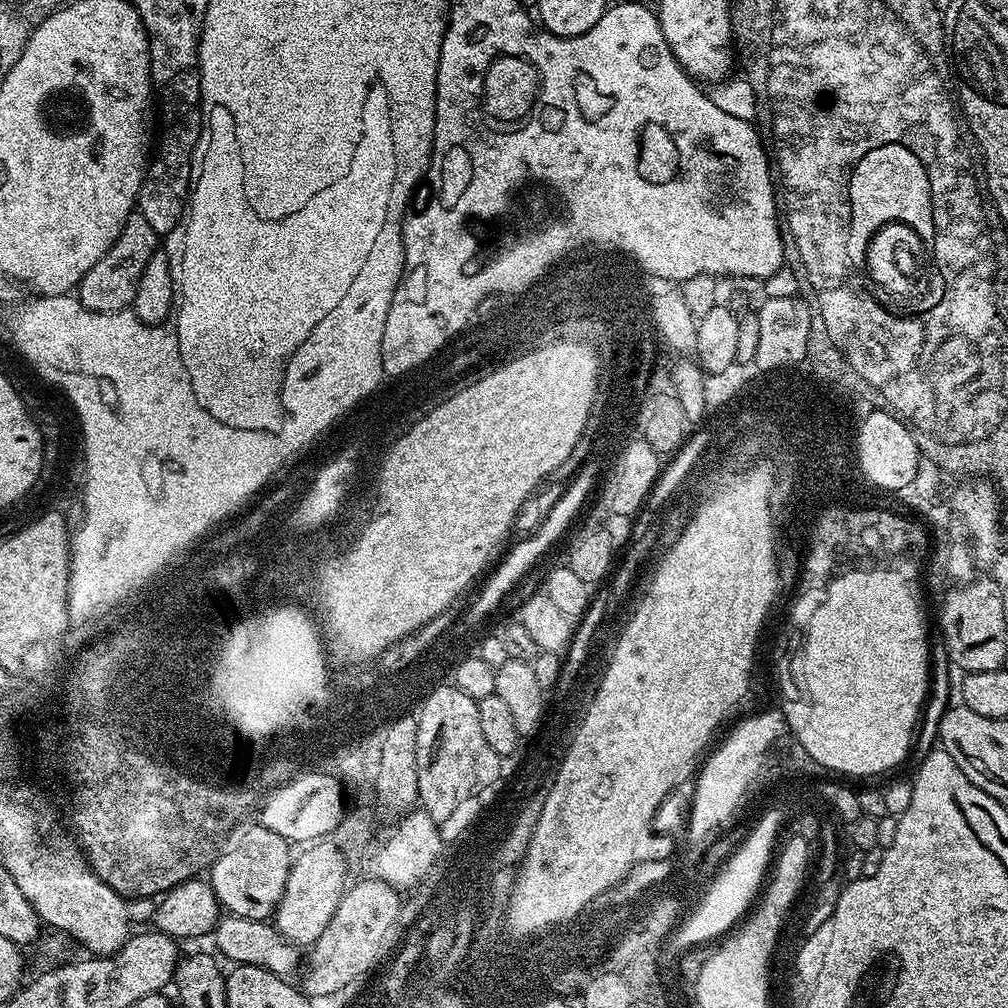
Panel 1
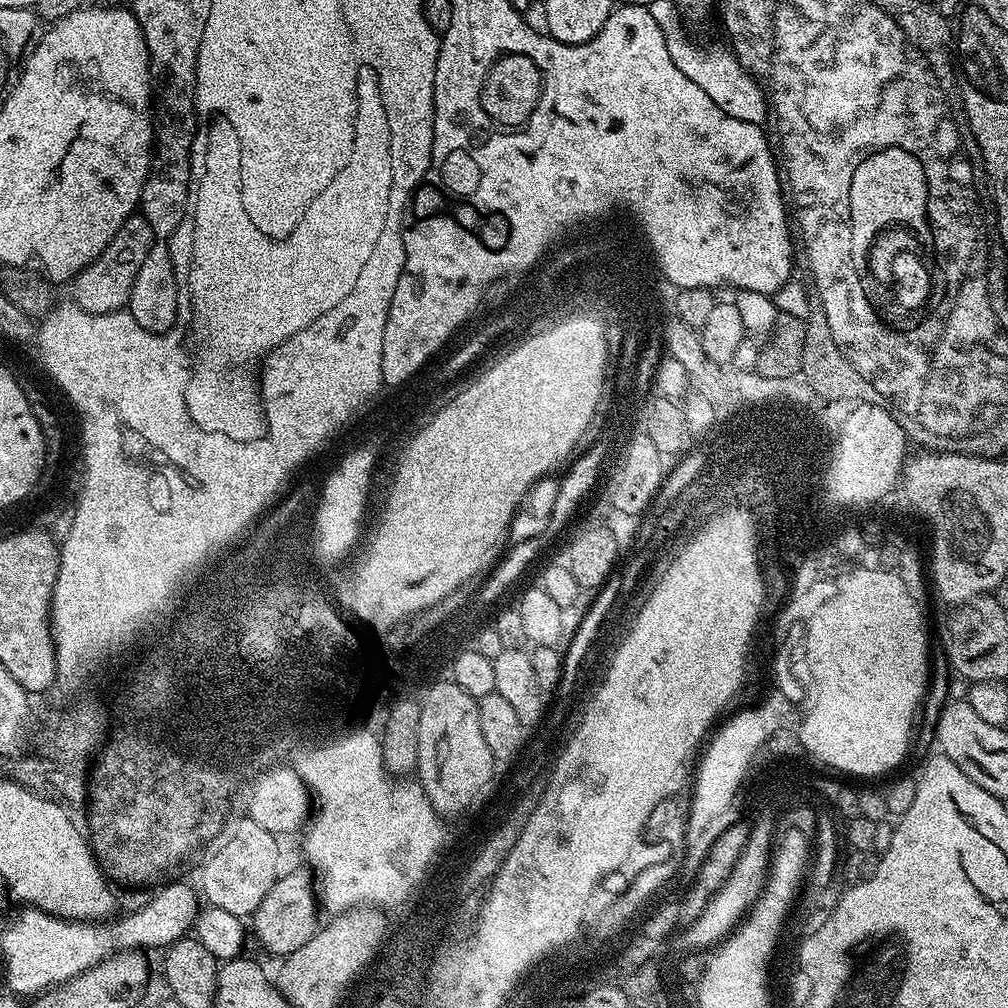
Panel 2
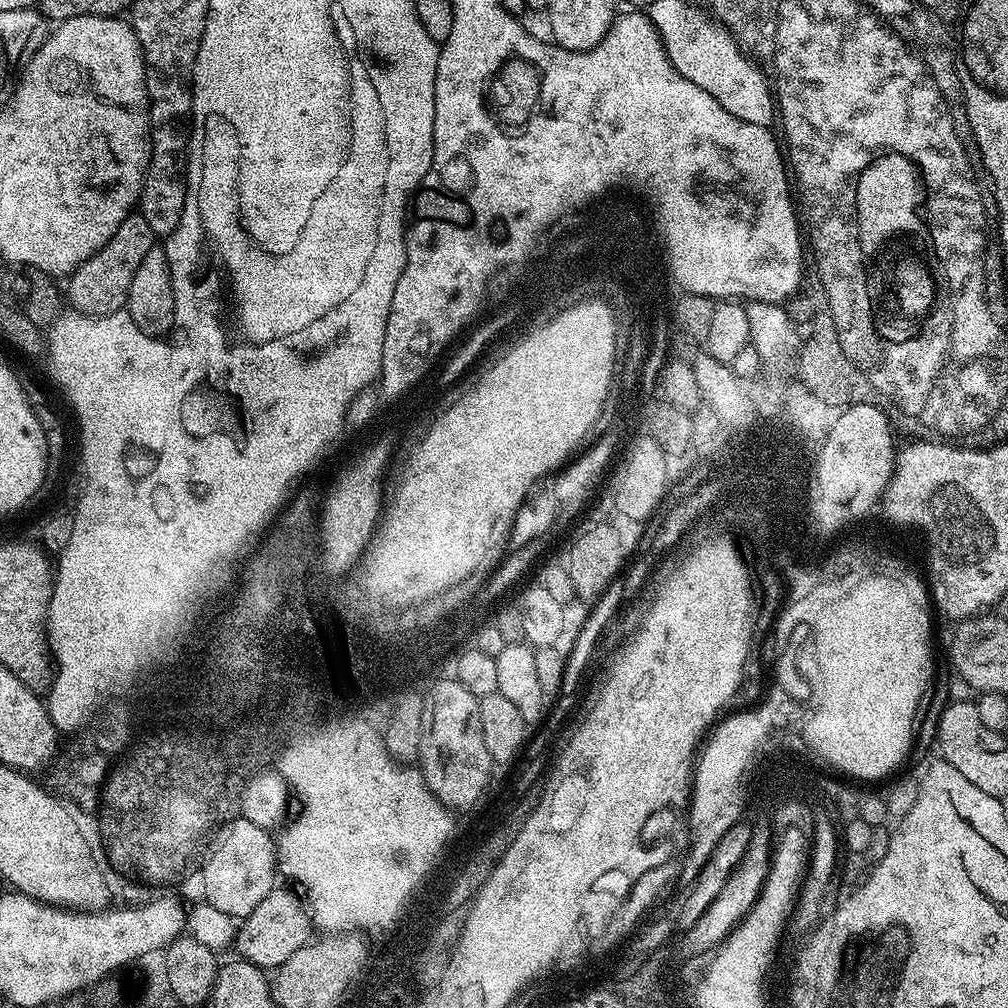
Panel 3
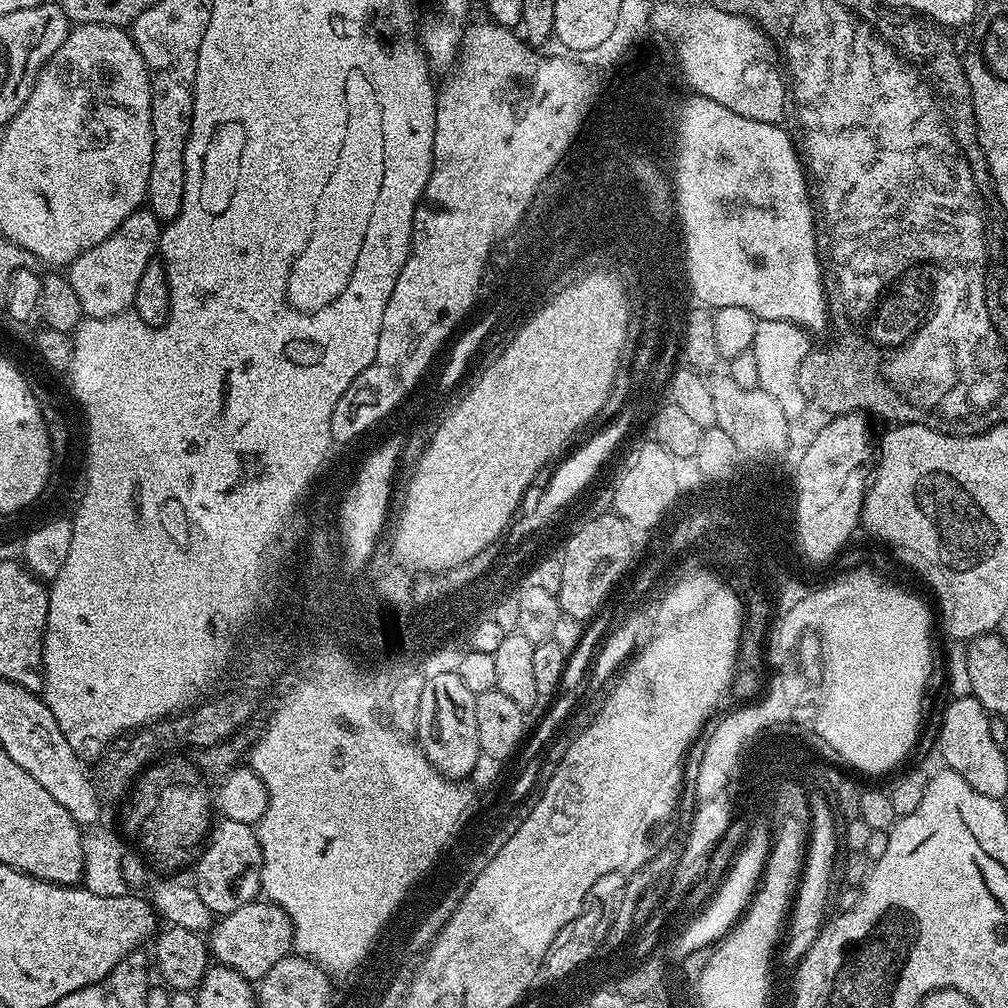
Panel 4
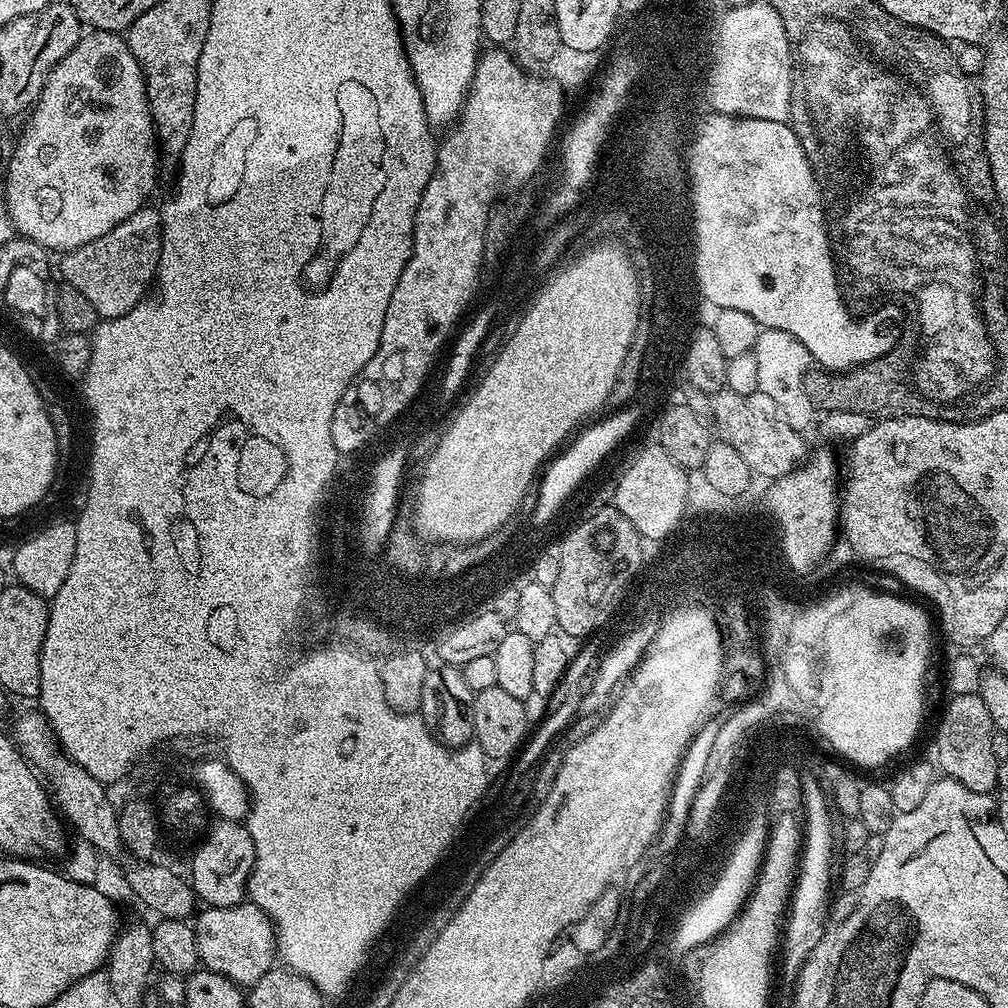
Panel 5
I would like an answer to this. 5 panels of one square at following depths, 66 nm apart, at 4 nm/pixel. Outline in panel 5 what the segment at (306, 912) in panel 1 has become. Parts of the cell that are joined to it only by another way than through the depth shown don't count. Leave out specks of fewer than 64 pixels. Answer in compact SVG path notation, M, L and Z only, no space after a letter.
M241 902L229 908L205 907L203 911L194 920L200 964L207 971L230 978L235 984L257 984L278 960L276 927L272 925L271 918L251 902Z

